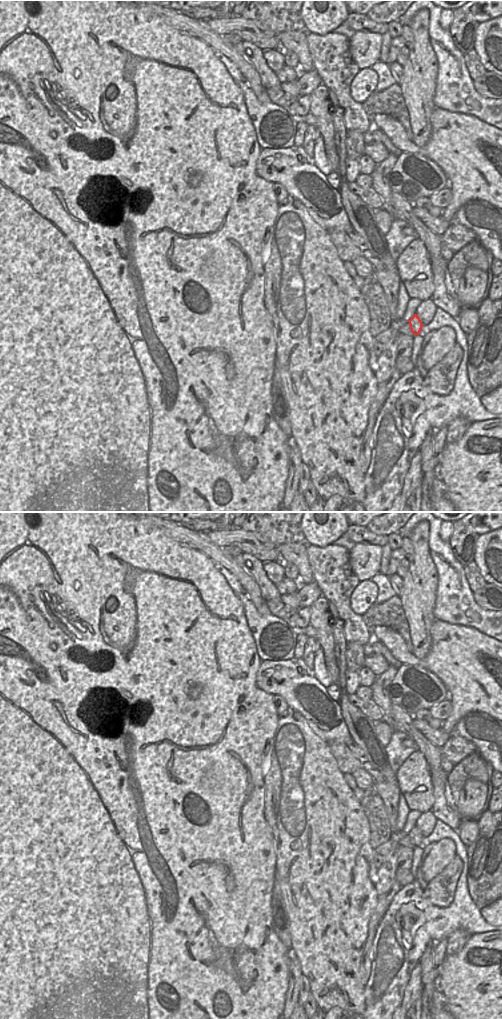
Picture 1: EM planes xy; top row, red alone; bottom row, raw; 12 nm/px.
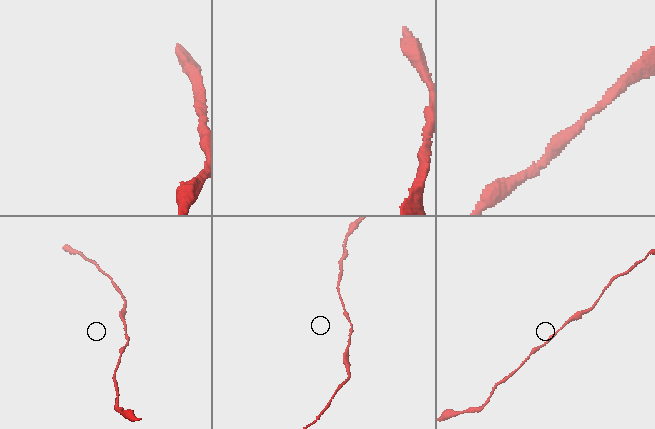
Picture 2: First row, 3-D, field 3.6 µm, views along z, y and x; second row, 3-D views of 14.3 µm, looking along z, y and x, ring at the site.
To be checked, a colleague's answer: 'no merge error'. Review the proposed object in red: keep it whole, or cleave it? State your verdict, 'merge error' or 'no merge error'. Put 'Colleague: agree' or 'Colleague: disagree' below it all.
no merge error
Colleague: agree

